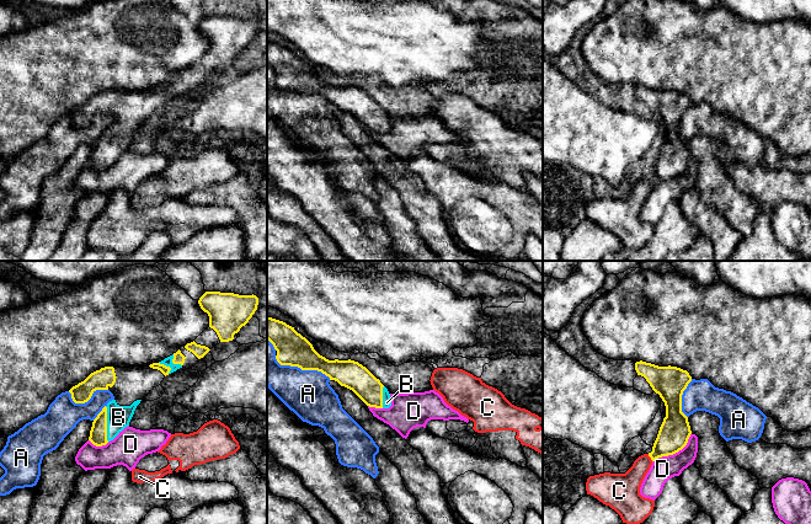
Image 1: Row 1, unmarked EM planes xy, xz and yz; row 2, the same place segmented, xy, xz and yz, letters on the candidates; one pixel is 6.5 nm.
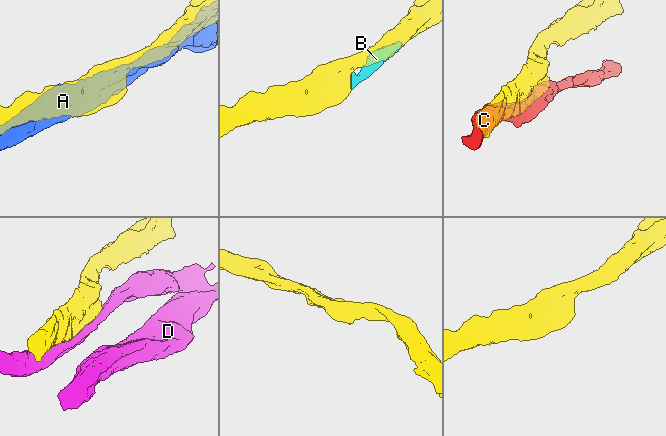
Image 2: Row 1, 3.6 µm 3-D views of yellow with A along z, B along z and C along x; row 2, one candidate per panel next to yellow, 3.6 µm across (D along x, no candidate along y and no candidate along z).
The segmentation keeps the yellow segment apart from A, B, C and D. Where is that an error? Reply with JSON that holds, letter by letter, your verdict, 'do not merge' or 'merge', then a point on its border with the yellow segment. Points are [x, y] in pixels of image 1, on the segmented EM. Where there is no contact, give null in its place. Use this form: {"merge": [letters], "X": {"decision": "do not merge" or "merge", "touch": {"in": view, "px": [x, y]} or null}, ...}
{"merge": ["B"], "A": {"decision": "do not merge", "touch": {"in": "xz", "px": [302, 369]}}, "B": {"decision": "merge", "touch": {"in": "xy", "px": [106, 423]}}, "C": {"decision": "do not merge", "touch": {"in": "yz", "px": [650, 456]}}, "D": {"decision": "do not merge", "touch": {"in": "yz", "px": [675, 453]}}}

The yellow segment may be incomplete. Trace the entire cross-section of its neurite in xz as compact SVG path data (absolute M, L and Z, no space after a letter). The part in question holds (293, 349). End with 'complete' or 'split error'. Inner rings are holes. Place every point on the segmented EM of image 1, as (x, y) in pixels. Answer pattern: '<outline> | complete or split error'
M267 317L267 339L277 351L281 365L298 367L302 370L318 370L352 390L367 406L389 408L388 389L366 367L354 360L329 360L320 355L313 344L283 321Z | split error

